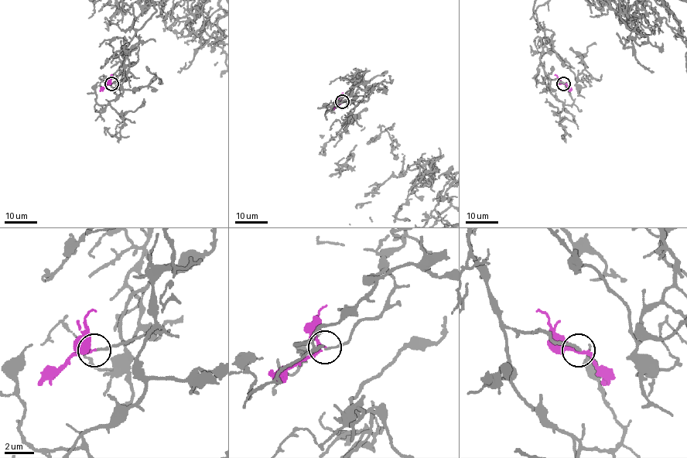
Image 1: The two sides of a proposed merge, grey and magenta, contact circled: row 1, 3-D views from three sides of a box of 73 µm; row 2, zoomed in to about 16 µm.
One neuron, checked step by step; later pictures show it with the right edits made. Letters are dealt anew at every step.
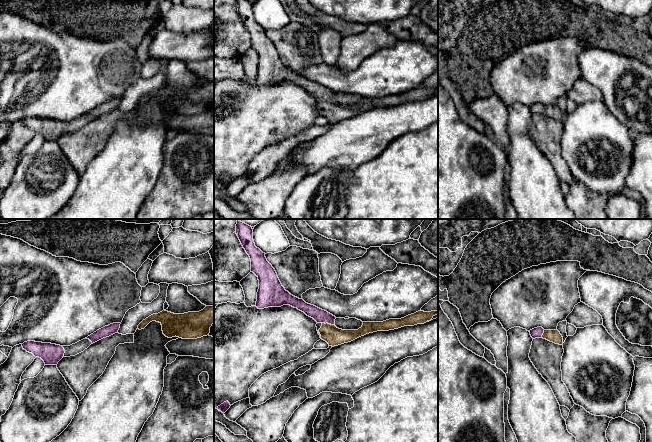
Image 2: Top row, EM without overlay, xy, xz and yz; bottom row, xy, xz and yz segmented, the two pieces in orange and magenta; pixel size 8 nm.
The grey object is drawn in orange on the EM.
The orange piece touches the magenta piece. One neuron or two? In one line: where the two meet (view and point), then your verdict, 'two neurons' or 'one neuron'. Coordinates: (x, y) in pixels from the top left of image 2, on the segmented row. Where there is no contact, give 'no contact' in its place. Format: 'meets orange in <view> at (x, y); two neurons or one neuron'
meets orange in xz at (327, 323); one neuron

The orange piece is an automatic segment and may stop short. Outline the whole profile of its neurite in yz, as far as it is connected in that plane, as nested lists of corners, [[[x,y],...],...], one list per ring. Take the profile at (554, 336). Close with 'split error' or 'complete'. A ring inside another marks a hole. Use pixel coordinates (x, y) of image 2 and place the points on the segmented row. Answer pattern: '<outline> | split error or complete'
[[[537,327],[529,331],[533,339],[543,338],[555,344],[563,345],[563,337],[558,330],[544,330]]] | split error

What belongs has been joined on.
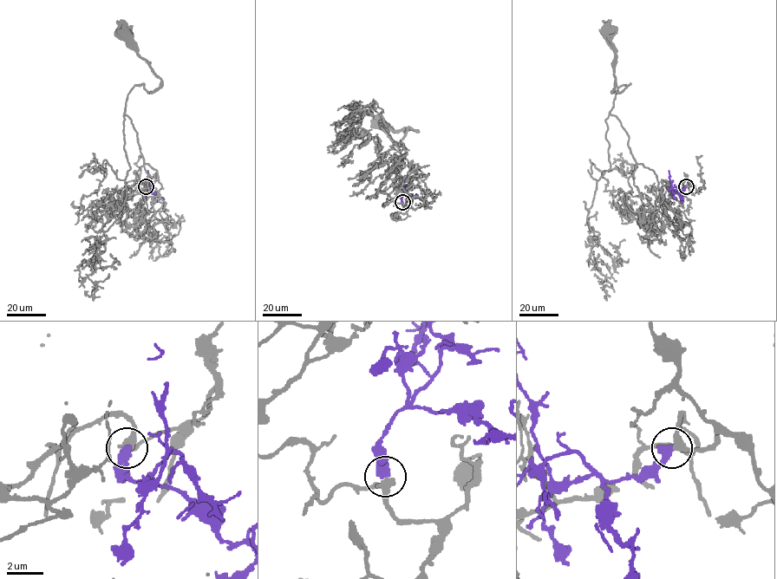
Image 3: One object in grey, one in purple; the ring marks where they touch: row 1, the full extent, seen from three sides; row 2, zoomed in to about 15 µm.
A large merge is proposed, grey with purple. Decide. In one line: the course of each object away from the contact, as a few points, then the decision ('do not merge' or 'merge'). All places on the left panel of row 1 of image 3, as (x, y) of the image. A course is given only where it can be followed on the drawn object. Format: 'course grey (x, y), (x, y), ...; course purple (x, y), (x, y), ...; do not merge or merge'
course grey (146, 185), (131, 191), (163, 188), (144, 163), (126, 99), (136, 84), (152, 92), (161, 81), (121, 33); course purple (146, 185), (146, 189), (149, 189), (150, 177), (147, 170); merge

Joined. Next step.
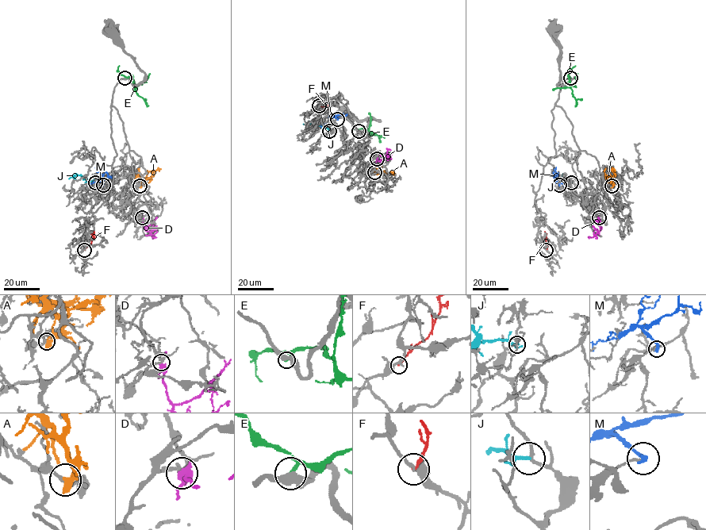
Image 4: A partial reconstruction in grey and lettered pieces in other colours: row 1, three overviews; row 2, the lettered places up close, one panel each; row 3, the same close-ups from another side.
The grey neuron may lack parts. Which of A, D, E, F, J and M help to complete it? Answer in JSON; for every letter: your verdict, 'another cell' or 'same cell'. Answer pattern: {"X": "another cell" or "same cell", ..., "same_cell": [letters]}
{"A": "another cell", "D": "another cell", "E": "another cell", "F": "another cell", "J": "another cell", "M": "another cell", "same_cell": []}

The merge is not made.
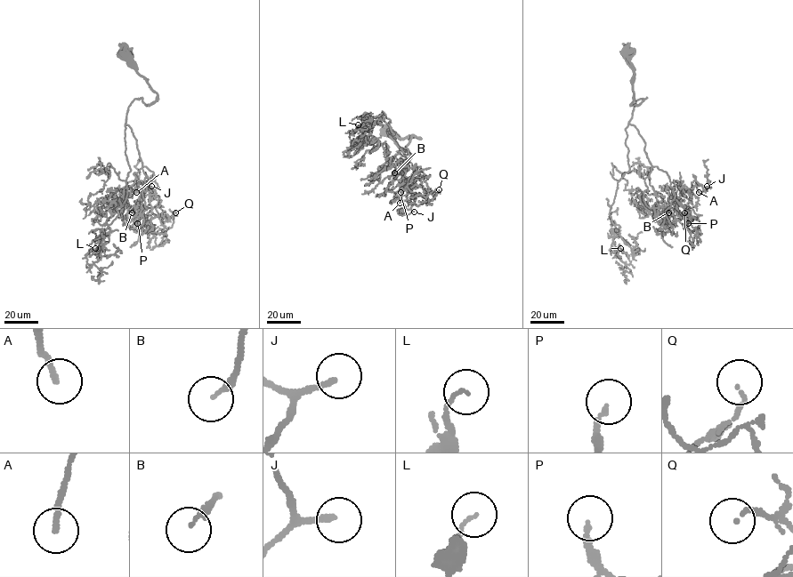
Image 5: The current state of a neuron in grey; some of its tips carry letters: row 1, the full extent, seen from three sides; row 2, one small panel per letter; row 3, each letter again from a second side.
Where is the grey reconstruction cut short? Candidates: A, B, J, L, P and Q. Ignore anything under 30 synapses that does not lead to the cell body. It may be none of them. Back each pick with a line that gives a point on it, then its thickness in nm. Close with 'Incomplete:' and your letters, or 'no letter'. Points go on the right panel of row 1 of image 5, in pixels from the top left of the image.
A: Place: (699, 192). Thickness 160 nm
B: Place: (668, 212). Thickness 140 nm
J: Place: (707, 186). Thickness 170 nm
Incomplete: A, B, J

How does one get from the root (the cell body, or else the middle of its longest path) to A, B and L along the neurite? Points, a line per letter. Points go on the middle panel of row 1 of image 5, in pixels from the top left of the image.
A: (386, 132), (420, 138), (412, 135), (404, 151), (388, 134), (421, 176), (400, 187), (394, 195), (400, 203)
B: (386, 132), (420, 138), (412, 135), (404, 151), (388, 134), (409, 152), (394, 172)
L: (386, 132), (420, 138), (412, 135), (404, 151), (389, 136), (384, 115), (358, 124)

